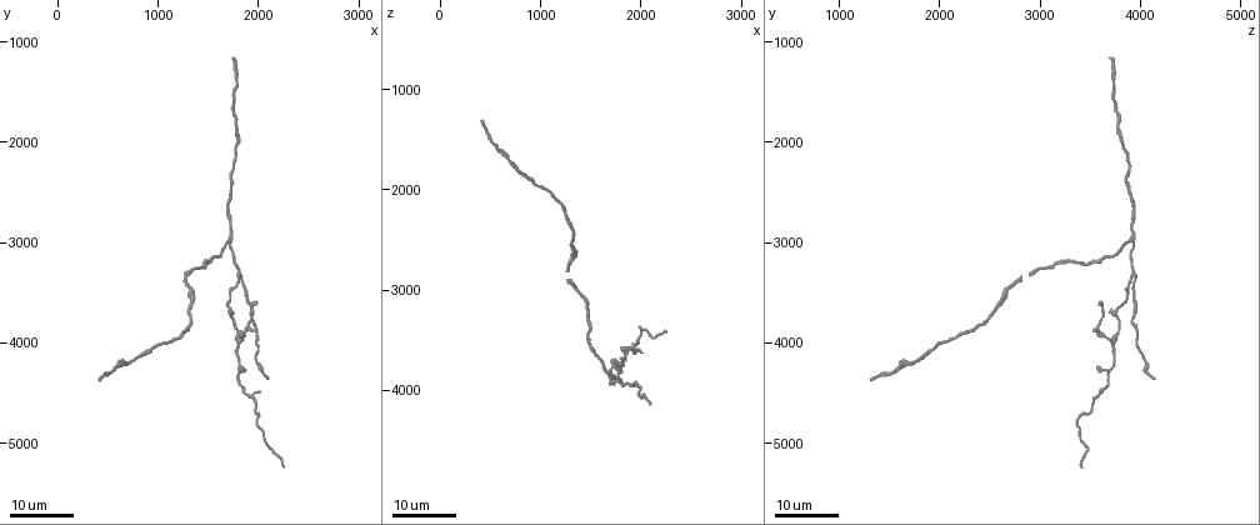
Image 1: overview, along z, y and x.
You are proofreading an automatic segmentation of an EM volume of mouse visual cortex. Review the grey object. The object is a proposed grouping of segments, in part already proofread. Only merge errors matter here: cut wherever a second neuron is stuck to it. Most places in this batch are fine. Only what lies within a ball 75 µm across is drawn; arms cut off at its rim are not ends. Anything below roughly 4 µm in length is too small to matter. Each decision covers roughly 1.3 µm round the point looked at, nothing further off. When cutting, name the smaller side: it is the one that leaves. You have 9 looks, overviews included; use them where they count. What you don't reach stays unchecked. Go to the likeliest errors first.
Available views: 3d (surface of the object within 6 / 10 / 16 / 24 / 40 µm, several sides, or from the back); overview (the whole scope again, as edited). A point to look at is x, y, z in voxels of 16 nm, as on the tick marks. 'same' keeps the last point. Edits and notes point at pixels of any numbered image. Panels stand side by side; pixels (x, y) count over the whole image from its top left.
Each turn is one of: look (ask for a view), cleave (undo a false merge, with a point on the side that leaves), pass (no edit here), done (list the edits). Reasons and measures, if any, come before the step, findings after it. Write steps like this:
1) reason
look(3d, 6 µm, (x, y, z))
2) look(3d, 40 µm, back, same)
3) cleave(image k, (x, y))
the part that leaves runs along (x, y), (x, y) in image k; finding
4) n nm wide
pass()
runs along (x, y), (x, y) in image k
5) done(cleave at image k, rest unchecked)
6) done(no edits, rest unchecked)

branch point
look(3d, 16 µm, (1820, 3320, 3960))

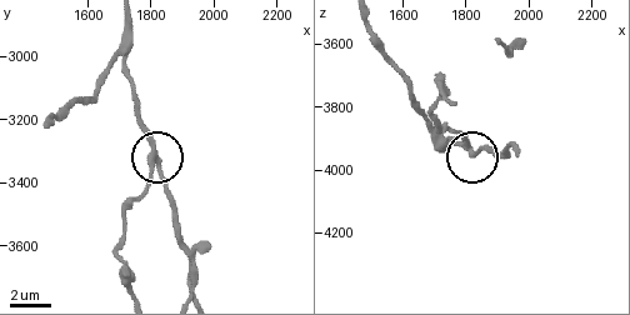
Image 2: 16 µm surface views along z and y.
look(3d, 10 µm, (1810, 3330, 3940))

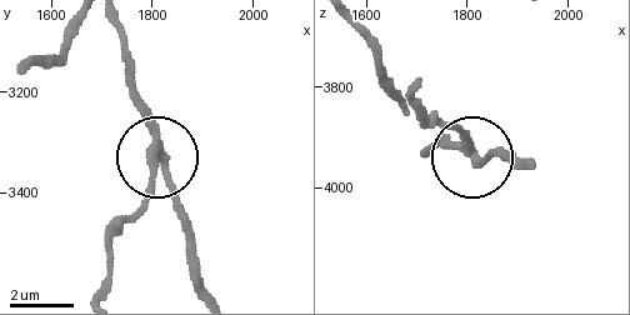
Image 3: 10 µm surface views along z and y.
260 nm wide
cleave(image 3, (150, 178))
two neurons meet here

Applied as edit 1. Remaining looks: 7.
look(overview)

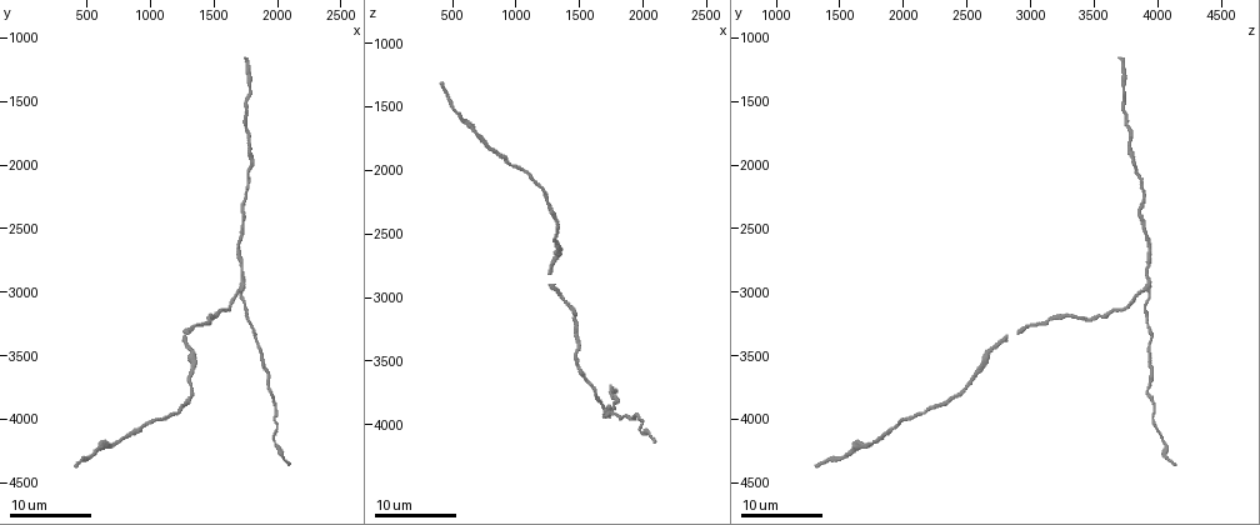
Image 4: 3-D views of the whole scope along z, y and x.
three-way junction
look(3d, 16 µm, (1740, 2980, 3920))

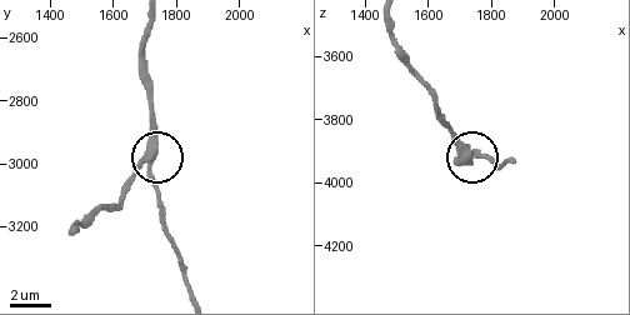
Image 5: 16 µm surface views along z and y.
look(3d, 6 µm, same)

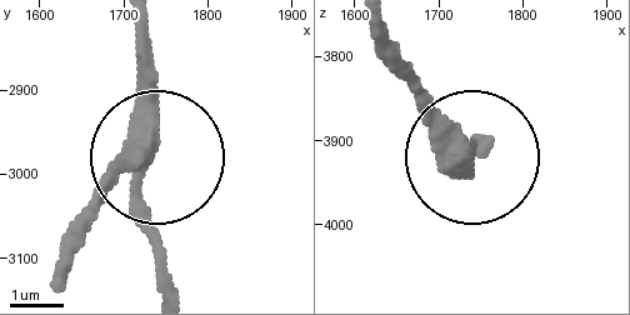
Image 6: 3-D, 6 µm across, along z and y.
3 arms
pass()
all the same neuron

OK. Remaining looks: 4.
look(3d, 16 µm, (1520, 3140, 3640))

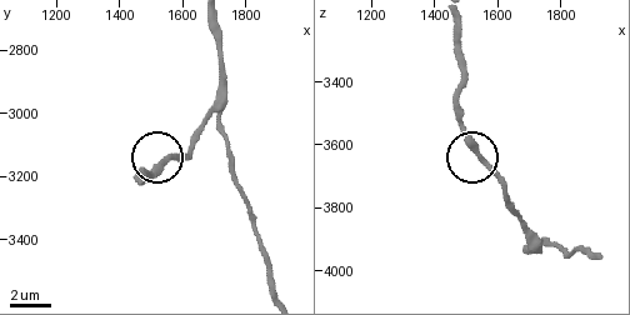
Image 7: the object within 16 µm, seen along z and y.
look(3d, 10 µm, (1540, 3150, 3630))

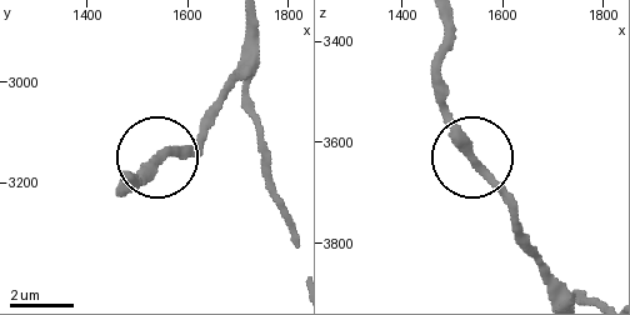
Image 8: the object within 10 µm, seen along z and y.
290 nm wide
pass()
one neuron here

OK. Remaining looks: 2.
sudden change in width
look(3d, 16 µm, (560, 4260, 1580))

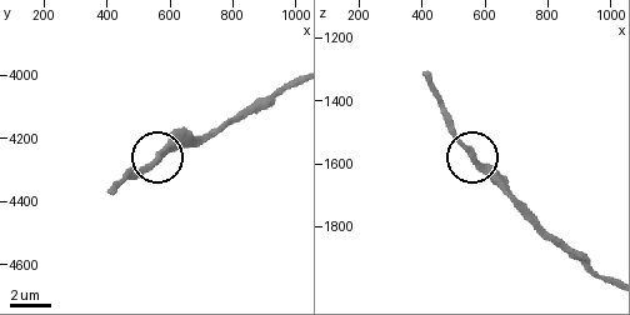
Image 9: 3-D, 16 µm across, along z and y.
look(3d, 6 µm, (590, 4230, 1610))

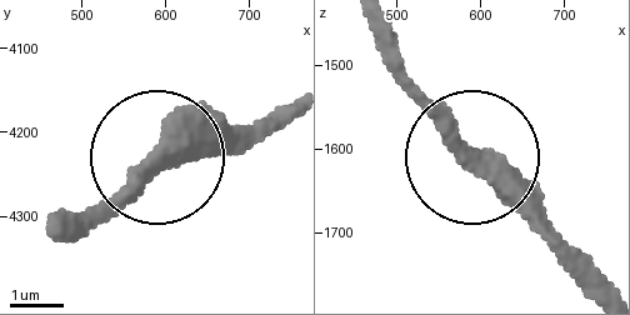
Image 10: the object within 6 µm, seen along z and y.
pass()
runs along (601, 286), (391, 76) in image 10; continuous, no second neuron

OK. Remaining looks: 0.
done(cleave at image 3, rest unchecked)

